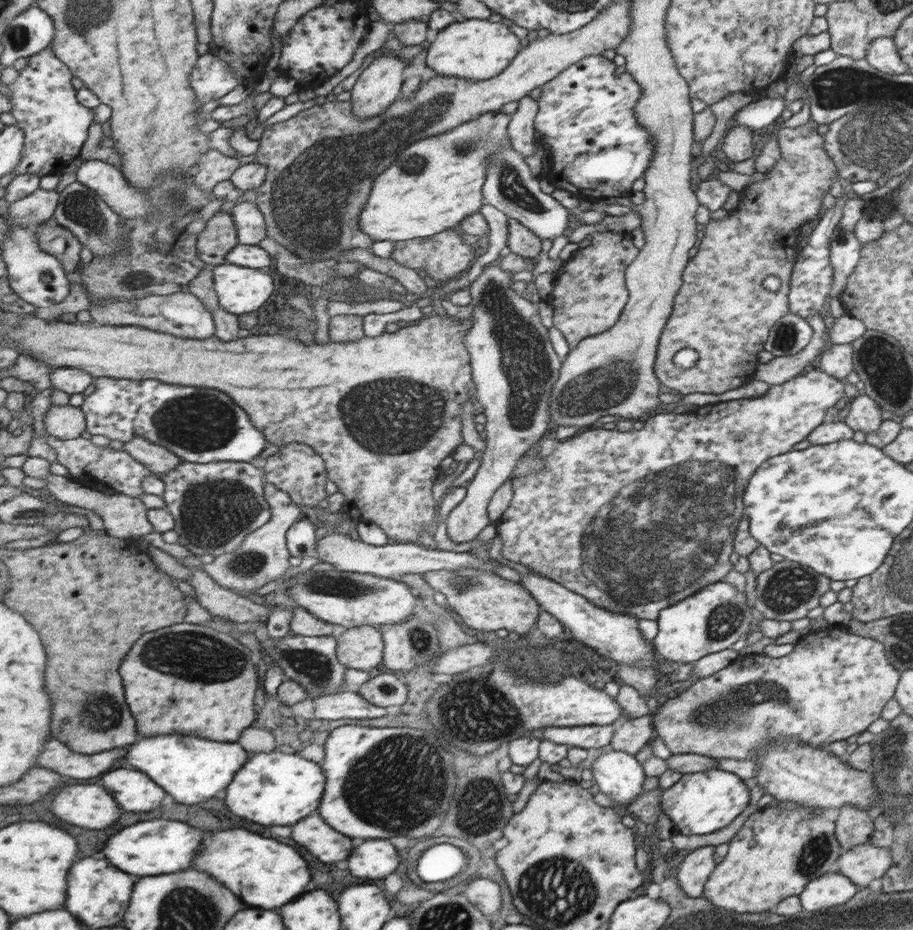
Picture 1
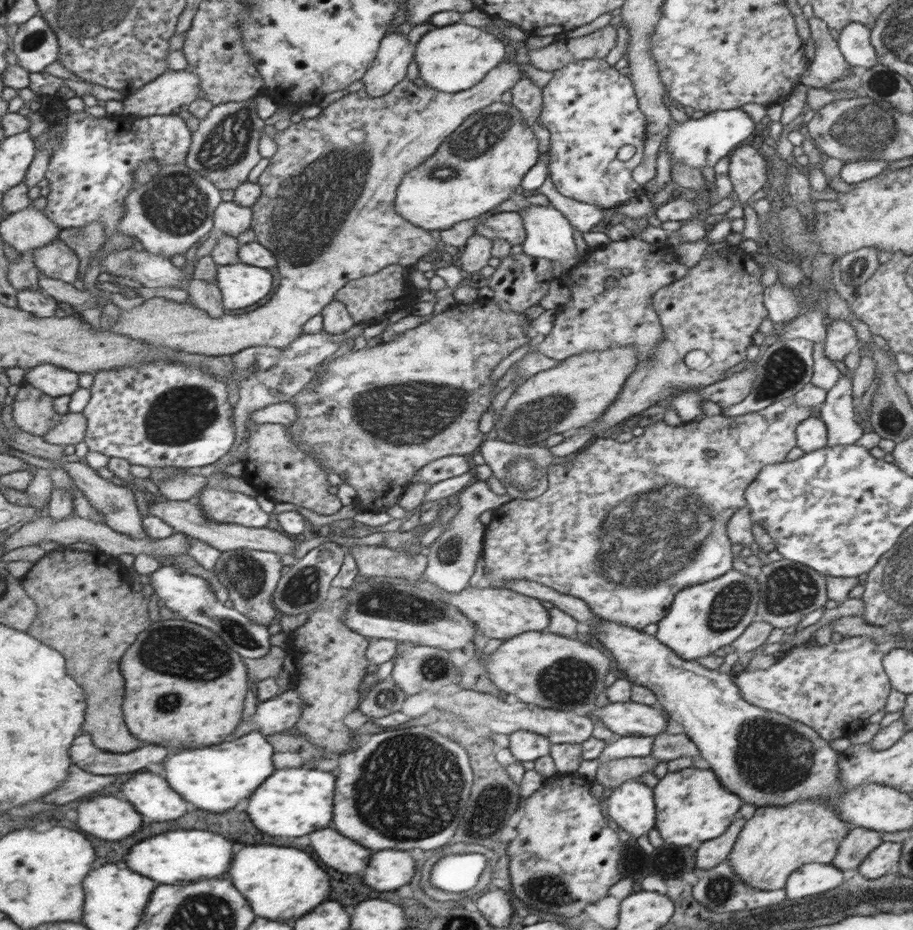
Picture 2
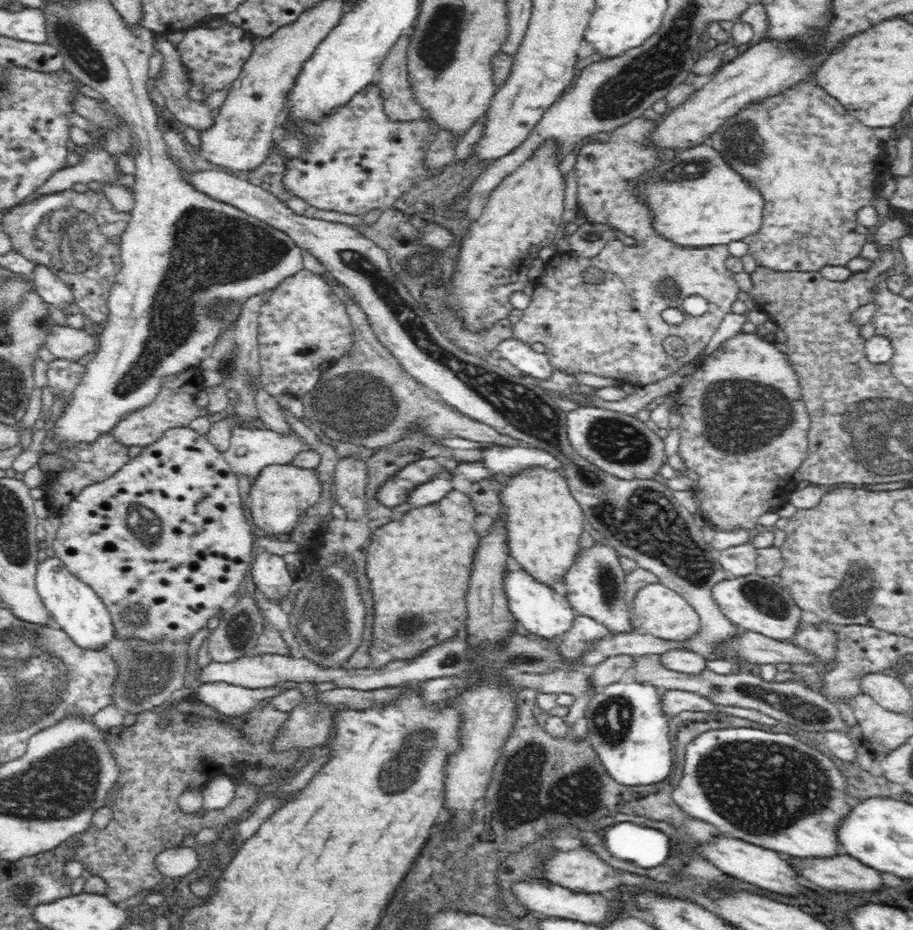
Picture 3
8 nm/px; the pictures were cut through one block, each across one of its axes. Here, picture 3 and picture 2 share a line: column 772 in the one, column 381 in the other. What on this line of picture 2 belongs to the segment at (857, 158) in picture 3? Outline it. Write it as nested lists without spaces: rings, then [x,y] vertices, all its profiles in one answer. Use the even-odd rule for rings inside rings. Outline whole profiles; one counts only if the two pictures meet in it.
[[[513,58],[506,60],[506,63],[497,66],[497,69],[488,74],[479,85],[458,93],[444,93],[432,87],[416,86],[409,79],[384,97],[372,98],[364,91],[354,89],[352,91],[354,118],[346,116],[342,110],[338,112],[338,101],[336,101],[324,109],[317,118],[292,124],[284,131],[278,130],[274,138],[278,144],[278,151],[259,179],[264,192],[253,207],[255,215],[252,226],[258,234],[259,242],[273,250],[279,257],[283,281],[273,298],[264,306],[249,313],[227,314],[213,318],[207,310],[191,302],[179,303],[164,297],[153,297],[132,310],[120,309],[119,321],[114,324],[111,320],[112,326],[109,330],[132,336],[136,340],[145,340],[156,346],[173,346],[192,354],[219,357],[238,354],[244,348],[252,346],[288,348],[305,333],[305,327],[310,320],[323,314],[324,309],[337,299],[338,292],[349,284],[350,279],[376,274],[379,270],[394,264],[410,269],[417,262],[422,262],[426,254],[432,254],[433,251],[441,253],[438,238],[434,238],[430,230],[424,230],[414,222],[406,222],[406,218],[402,218],[396,212],[394,206],[396,188],[400,186],[400,180],[406,172],[414,170],[424,160],[433,156],[444,144],[445,138],[452,136],[471,116],[478,113],[478,110],[493,105],[505,92],[511,91],[525,75],[520,65],[514,62]]]

